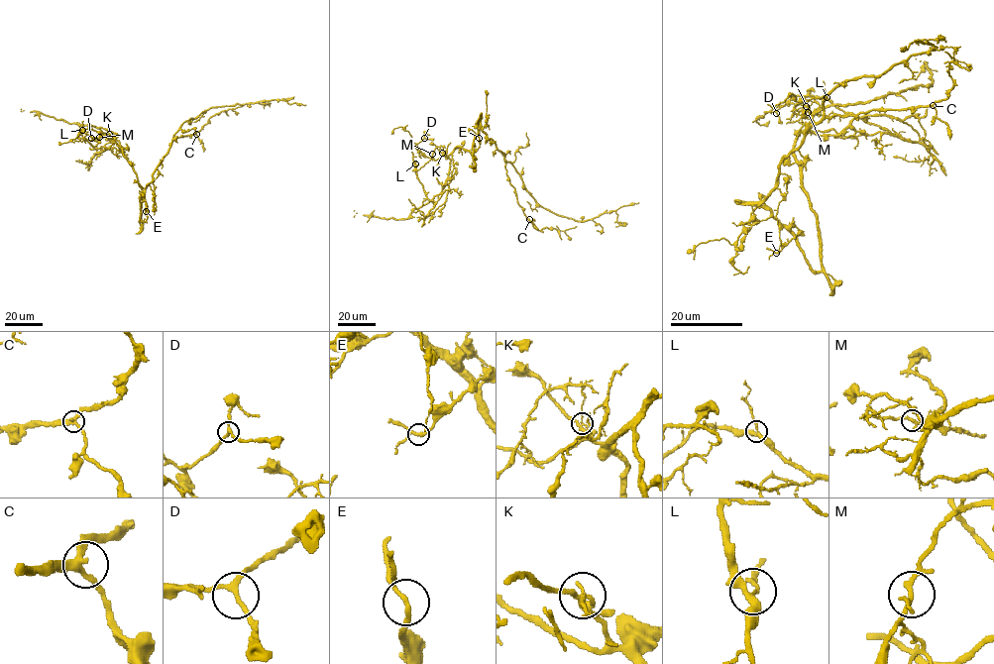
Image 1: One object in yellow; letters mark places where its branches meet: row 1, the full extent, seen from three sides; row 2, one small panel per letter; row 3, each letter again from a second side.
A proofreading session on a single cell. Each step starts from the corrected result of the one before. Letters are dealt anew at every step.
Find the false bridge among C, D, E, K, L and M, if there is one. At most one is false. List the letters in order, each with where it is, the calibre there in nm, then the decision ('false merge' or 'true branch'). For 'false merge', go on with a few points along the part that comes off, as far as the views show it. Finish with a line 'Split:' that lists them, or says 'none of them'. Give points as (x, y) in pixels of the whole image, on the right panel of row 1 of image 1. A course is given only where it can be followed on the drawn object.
C: place (933, 105); calibre 280 nm; true branch
D: place (776, 113); calibre 200 nm; true branch
E: place (776, 253); calibre 180 nm; true branch
K: place (806, 106); calibre 200 nm; false merge; course (806, 106), (794, 111), (854, 114), (899, 135), (812, 133), (809, 124), (786, 124)
L: place (827, 97); calibre 240 nm; true branch
M: place (808, 112); calibre 180 nm; true branch
Split: K

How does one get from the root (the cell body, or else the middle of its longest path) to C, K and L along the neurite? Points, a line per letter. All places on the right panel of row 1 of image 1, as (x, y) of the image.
C: (785, 228), (768, 209), (754, 204), (776, 185), (779, 165), (800, 145), (810, 128), (835, 115), (933, 105)
K: (785, 228), (807, 265), (820, 272), (817, 218), (794, 151), (813, 115), (806, 106)
L: (785, 228), (820, 272), (817, 218), (794, 151), (813, 113), (794, 105), (831, 117), (844, 114), (827, 97)

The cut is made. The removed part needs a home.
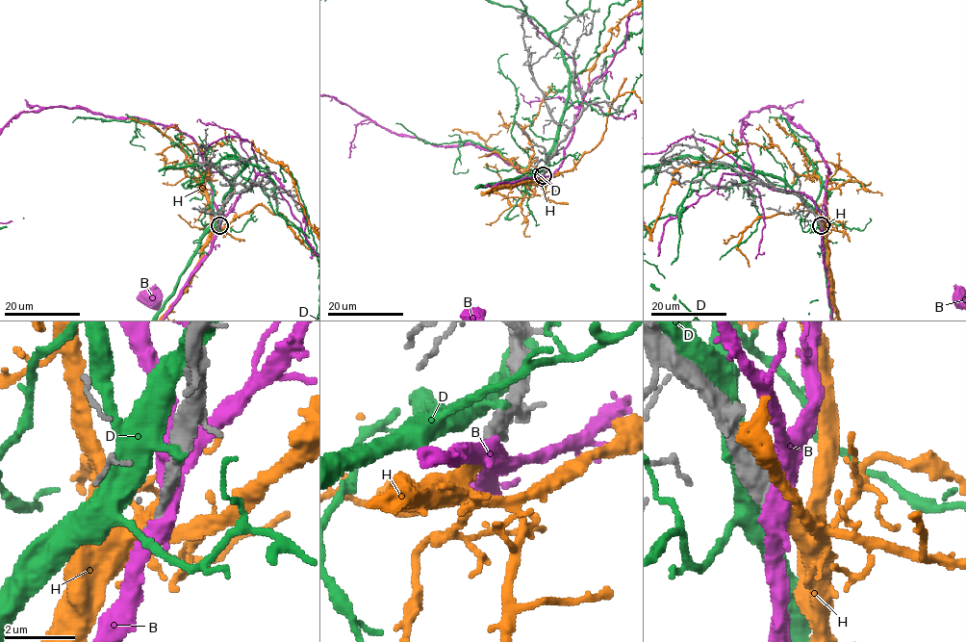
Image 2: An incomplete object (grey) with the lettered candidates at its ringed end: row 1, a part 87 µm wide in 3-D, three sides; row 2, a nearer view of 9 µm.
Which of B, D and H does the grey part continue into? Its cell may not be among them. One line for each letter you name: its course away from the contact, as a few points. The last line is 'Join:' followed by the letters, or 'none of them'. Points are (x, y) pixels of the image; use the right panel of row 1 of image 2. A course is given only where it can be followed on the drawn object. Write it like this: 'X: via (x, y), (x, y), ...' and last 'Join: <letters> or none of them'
Join: H

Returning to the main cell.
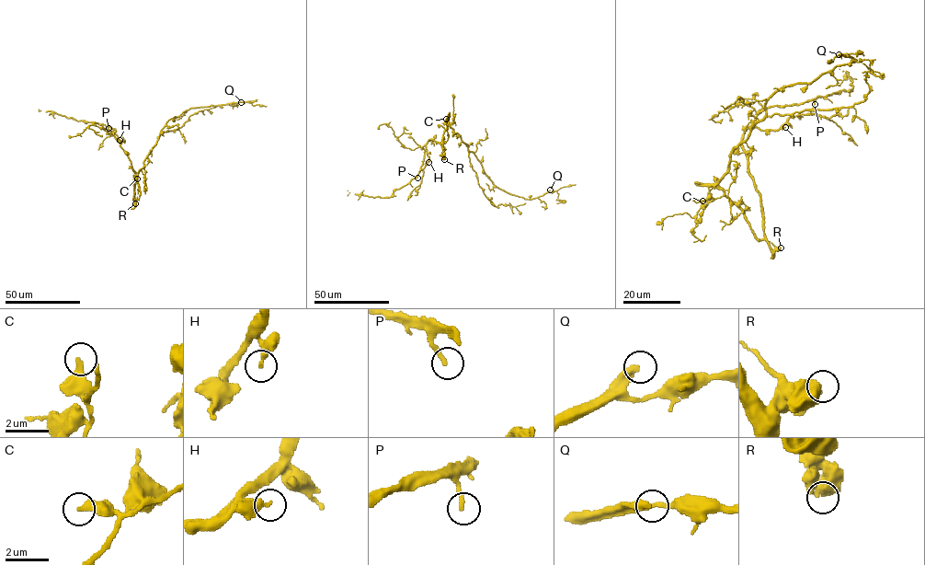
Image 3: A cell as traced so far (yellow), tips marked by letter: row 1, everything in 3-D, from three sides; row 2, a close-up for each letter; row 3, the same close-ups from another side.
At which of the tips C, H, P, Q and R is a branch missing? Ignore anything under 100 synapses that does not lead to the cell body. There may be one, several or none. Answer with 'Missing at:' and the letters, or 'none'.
Missing at: Q

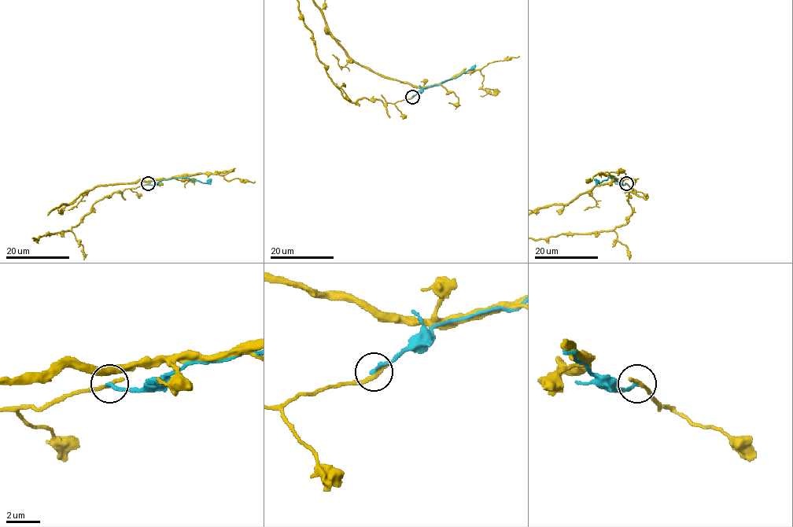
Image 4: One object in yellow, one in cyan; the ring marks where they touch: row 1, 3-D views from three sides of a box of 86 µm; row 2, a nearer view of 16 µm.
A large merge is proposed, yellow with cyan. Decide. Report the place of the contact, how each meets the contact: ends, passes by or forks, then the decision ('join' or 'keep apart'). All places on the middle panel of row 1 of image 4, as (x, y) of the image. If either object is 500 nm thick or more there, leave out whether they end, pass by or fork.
(412, 97) | yellow ends | cyan ends | keep apart

